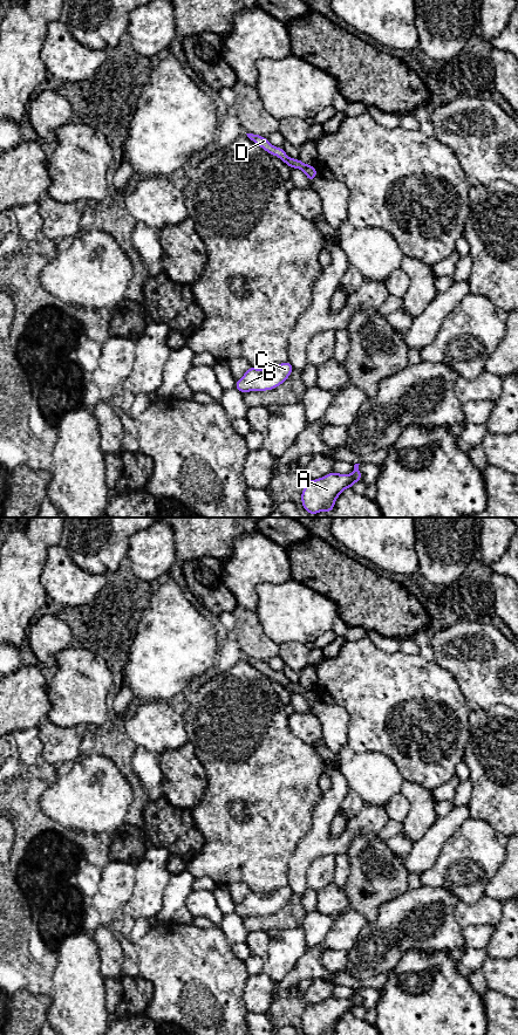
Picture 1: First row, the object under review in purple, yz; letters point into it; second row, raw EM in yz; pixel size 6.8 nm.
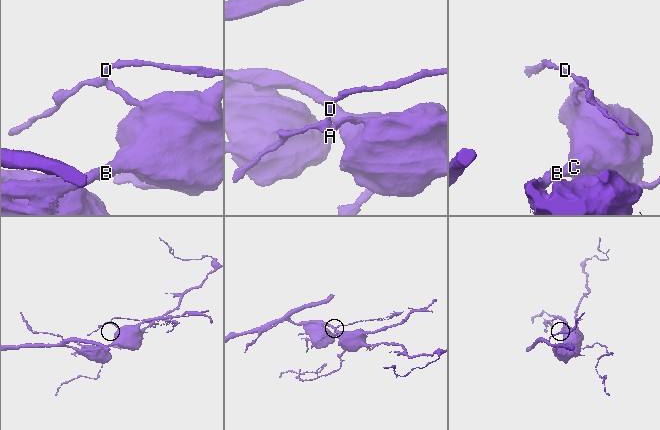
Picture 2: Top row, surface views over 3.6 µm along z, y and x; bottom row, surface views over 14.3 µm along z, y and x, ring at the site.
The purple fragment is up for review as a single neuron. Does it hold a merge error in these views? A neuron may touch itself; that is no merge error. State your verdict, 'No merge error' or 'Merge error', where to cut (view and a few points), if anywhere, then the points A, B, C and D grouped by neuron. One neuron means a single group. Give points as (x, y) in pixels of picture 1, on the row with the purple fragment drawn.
Merge error. Split along yz (312, 165), (304, 171). Groups: A B C / D

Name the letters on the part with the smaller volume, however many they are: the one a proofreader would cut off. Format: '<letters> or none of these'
D

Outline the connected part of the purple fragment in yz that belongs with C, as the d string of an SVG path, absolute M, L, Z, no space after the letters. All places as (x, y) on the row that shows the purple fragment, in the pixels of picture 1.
M289 361L268 369L250 366L244 376L236 381L236 390L239 392L267 391L280 386L293 371Z

